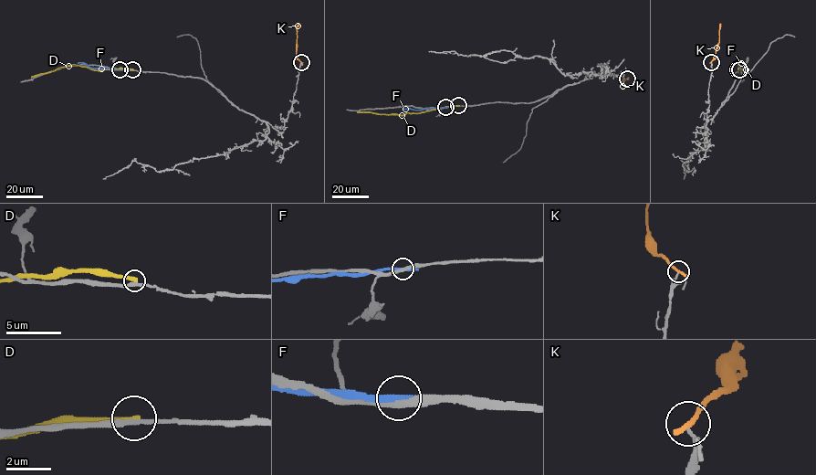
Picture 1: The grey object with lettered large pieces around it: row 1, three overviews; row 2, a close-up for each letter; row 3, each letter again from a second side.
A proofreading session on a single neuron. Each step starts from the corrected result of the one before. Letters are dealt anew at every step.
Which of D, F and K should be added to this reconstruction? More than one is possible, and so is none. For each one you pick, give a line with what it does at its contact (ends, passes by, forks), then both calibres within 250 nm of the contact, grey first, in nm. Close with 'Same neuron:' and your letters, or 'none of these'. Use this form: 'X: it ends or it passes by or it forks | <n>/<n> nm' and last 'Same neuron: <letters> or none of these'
Same neuron: none of these

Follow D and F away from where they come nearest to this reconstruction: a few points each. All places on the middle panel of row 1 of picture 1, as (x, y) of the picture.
D: (458, 105), (402, 115), (357, 112)
F: (445, 107), (403, 109)

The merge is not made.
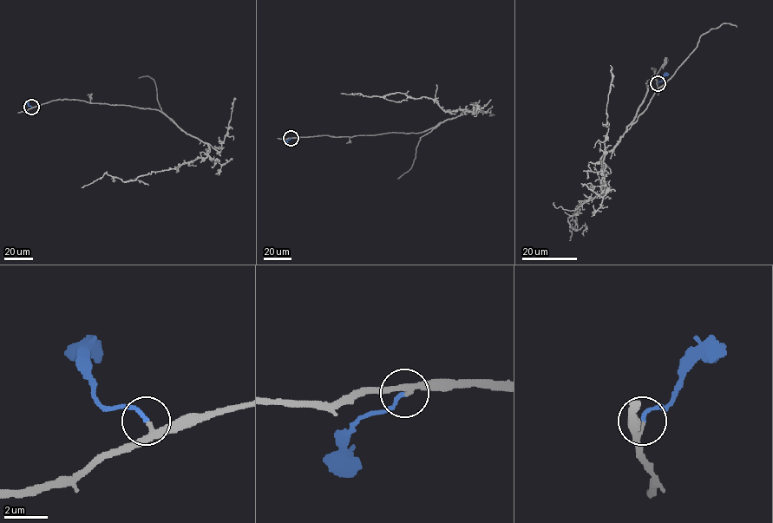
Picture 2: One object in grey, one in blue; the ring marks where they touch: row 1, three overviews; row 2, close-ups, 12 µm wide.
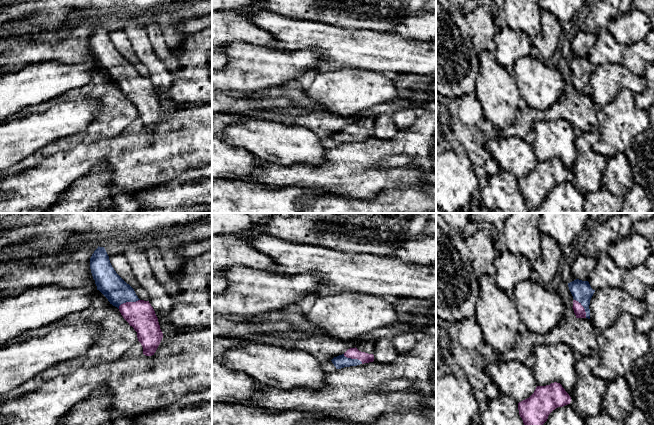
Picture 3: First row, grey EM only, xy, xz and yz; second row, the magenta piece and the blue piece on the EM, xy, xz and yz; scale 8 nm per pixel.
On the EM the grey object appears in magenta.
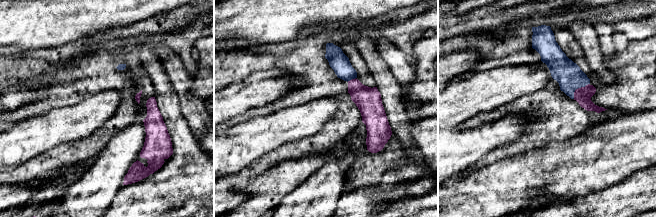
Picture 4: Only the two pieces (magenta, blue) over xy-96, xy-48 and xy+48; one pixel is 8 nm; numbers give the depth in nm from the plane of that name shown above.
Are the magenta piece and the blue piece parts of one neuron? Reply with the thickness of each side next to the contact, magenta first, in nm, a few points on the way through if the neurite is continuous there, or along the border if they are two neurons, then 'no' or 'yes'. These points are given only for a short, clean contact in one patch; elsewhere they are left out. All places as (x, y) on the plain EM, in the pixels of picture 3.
calibres 220 and 200 nm; way xy (140, 91), (128, 78), (109, 59); yes

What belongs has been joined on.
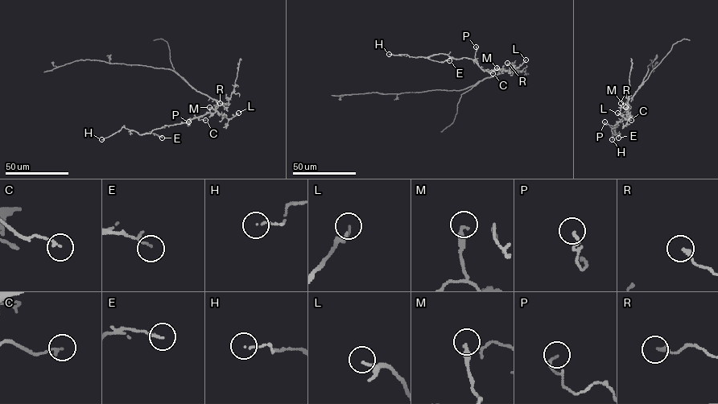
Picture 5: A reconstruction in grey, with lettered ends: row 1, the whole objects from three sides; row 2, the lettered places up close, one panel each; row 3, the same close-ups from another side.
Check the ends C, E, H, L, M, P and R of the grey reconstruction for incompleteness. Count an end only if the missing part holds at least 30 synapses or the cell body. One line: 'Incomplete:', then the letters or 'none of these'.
Incomplete: none of these

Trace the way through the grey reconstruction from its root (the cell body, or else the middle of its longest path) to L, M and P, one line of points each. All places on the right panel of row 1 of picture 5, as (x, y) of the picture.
L: (636, 91), (626, 101), (629, 117), (626, 119), (617, 113)
M: (636, 91), (626, 101), (627, 113), (625, 107)
P: (636, 91), (626, 101), (628, 117), (614, 125), (604, 121)

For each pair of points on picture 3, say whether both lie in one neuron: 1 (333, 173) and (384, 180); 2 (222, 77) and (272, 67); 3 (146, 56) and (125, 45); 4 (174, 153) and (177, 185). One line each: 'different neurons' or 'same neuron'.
1: same neuron
2: same neuron
3: different neurons
4: different neurons

